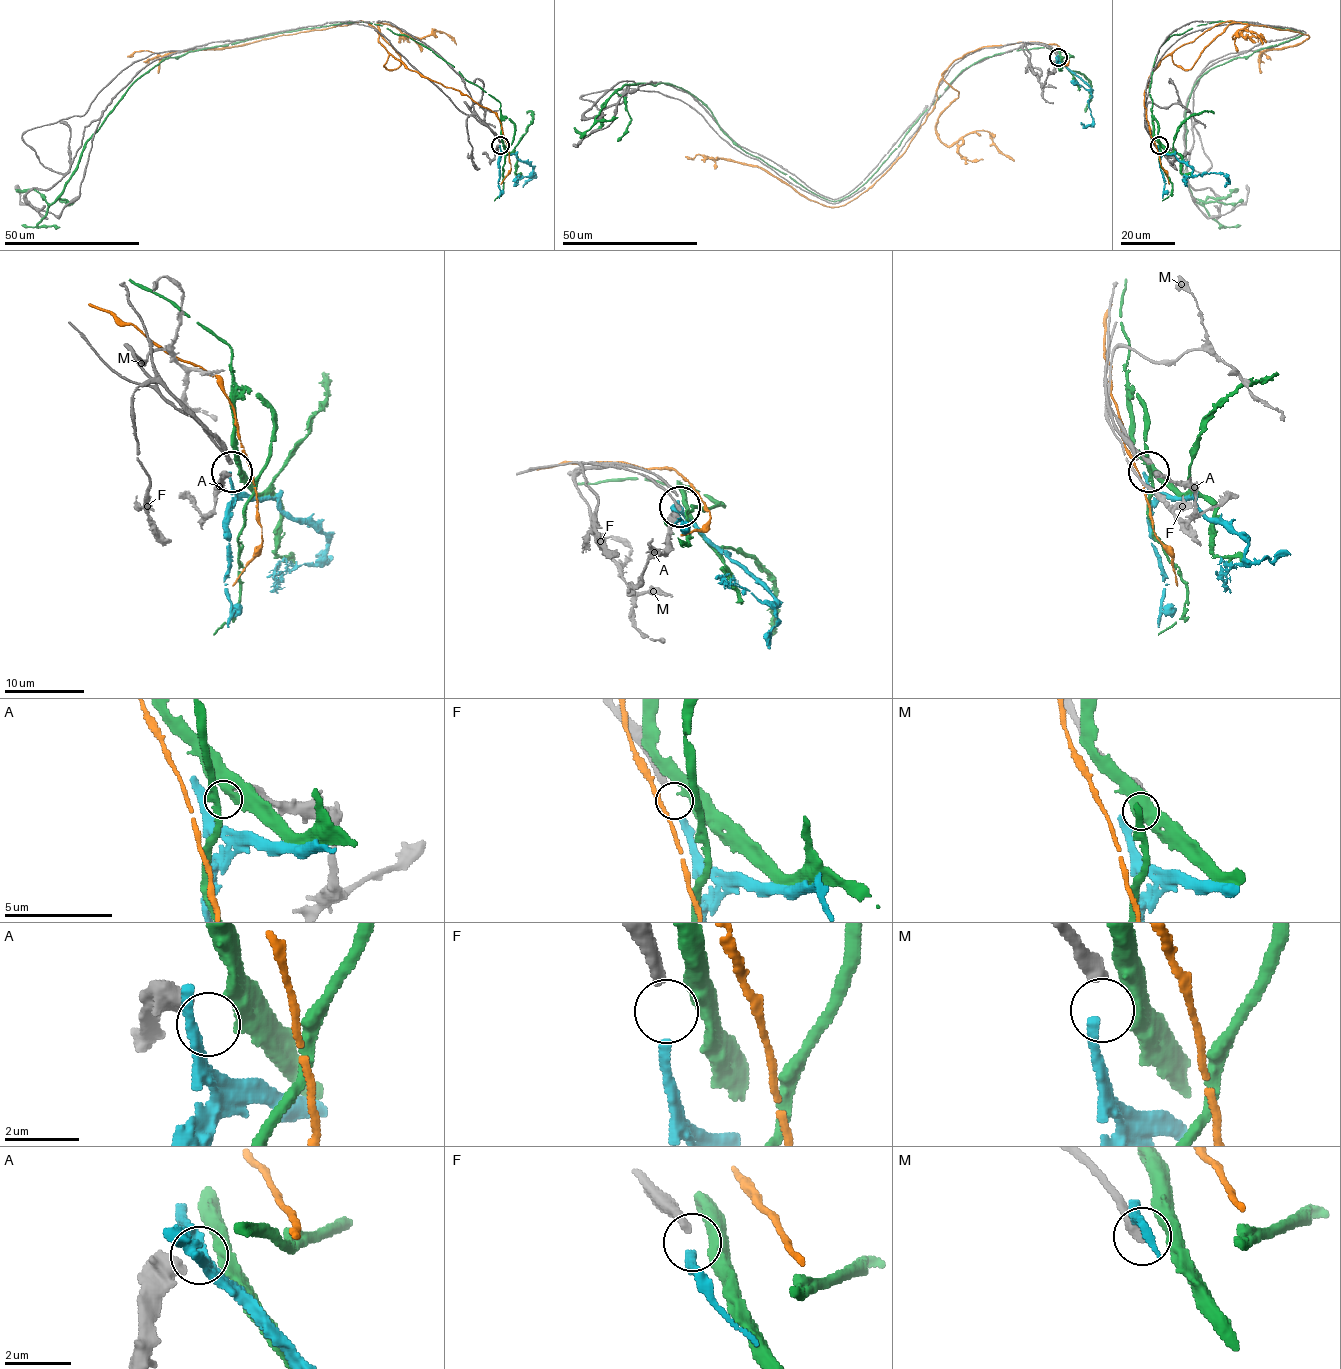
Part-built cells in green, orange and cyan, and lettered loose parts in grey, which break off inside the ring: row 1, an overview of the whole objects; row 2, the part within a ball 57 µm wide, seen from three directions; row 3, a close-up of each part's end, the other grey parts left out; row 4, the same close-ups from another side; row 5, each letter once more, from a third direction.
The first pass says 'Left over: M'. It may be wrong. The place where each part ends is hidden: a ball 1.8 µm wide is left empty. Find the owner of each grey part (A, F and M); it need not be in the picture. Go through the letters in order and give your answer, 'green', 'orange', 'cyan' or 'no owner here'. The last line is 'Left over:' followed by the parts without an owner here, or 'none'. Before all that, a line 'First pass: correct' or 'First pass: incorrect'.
First pass: correct
A: green
F: cyan
M: no owner here
Left over: M

